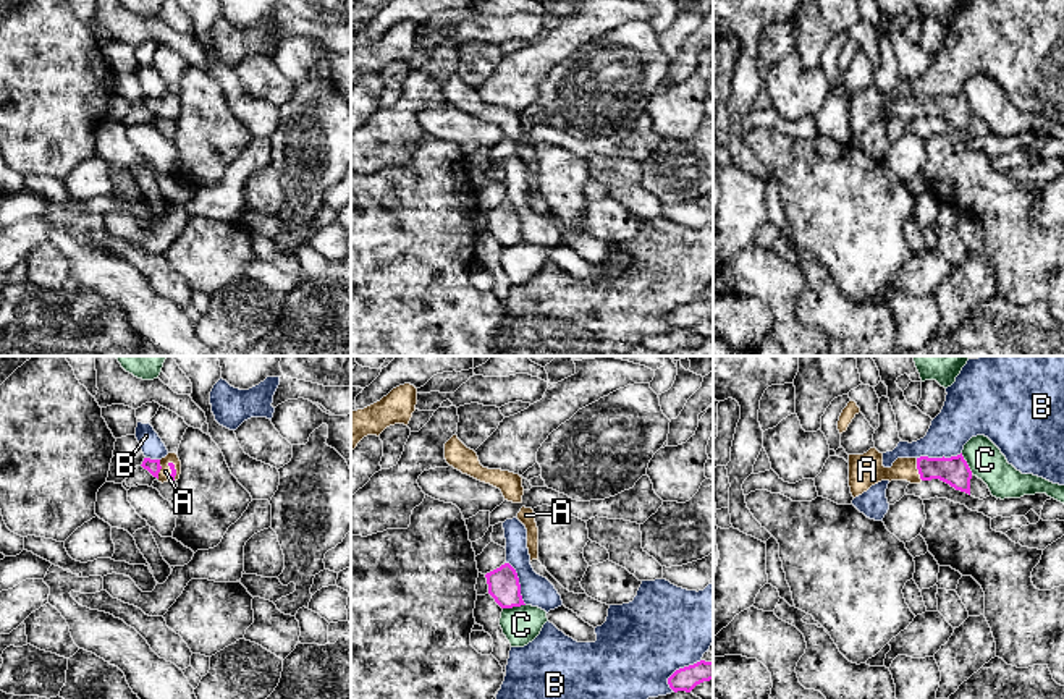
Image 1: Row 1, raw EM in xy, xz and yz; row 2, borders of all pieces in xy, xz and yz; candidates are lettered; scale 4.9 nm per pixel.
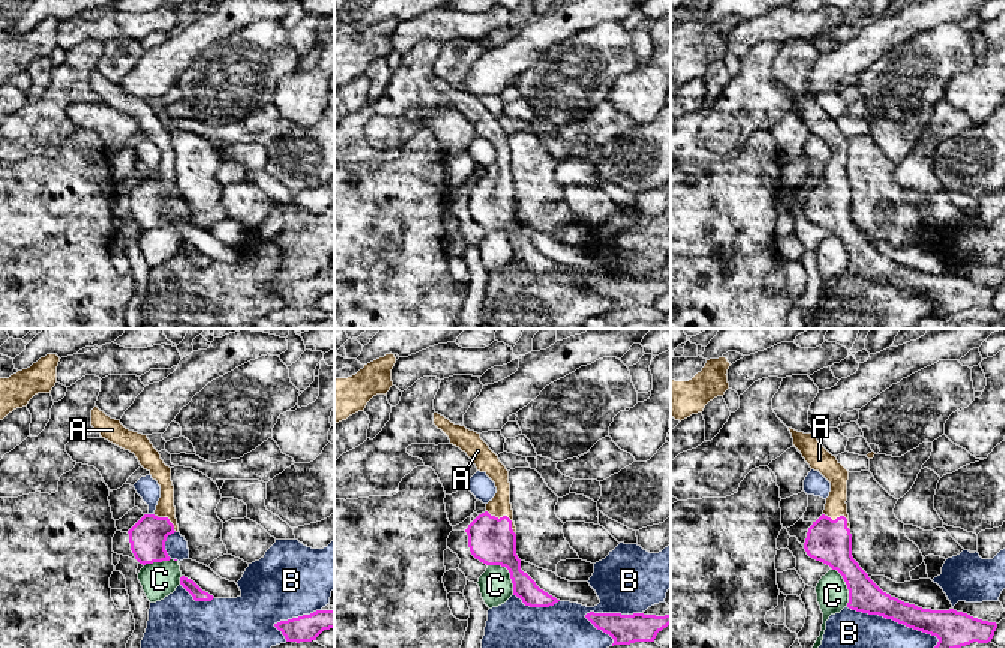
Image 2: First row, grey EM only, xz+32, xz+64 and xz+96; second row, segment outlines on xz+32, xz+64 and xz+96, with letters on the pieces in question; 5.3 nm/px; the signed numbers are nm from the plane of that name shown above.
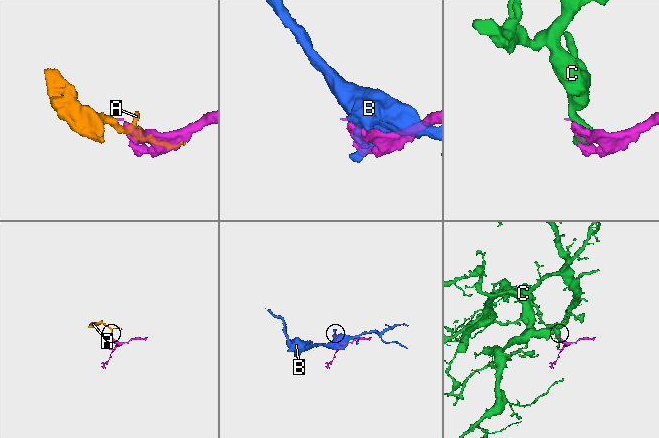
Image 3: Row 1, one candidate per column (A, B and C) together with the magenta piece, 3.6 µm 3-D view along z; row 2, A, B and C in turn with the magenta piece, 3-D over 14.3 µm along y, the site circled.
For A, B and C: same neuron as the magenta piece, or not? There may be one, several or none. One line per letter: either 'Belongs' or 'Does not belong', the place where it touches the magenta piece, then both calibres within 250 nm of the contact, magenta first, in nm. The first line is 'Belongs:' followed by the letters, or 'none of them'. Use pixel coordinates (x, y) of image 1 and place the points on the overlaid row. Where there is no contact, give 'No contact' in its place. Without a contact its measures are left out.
Belongs: A
A: Belongs. Touches magenta at yz (917, 468). Thickness 140 nm (magenta) against 160 nm
B: Does not belong. Touches magenta at xz (679, 669). Thickness 120 nm (magenta) against 420 nm
C: Does not belong. Touches magenta at xz (513, 605). Thickness 160 nm (magenta) against 190 nm

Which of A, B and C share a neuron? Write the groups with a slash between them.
A / B / C

